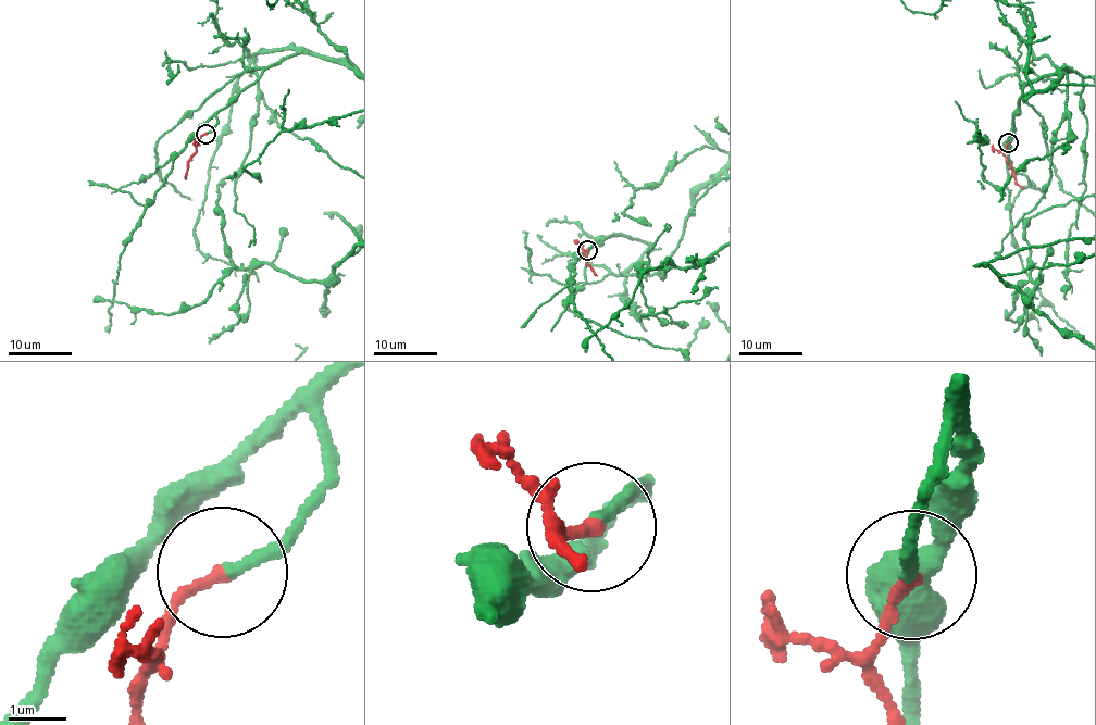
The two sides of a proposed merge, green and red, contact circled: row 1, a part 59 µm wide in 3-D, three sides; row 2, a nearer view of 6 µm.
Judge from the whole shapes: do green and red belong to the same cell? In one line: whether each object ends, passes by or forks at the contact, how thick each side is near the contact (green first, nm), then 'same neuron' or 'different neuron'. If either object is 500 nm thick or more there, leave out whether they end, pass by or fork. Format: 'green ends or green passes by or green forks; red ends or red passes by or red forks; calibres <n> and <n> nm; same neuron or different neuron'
green ends; red ends; calibres 200 and 220 nm; same neuron

